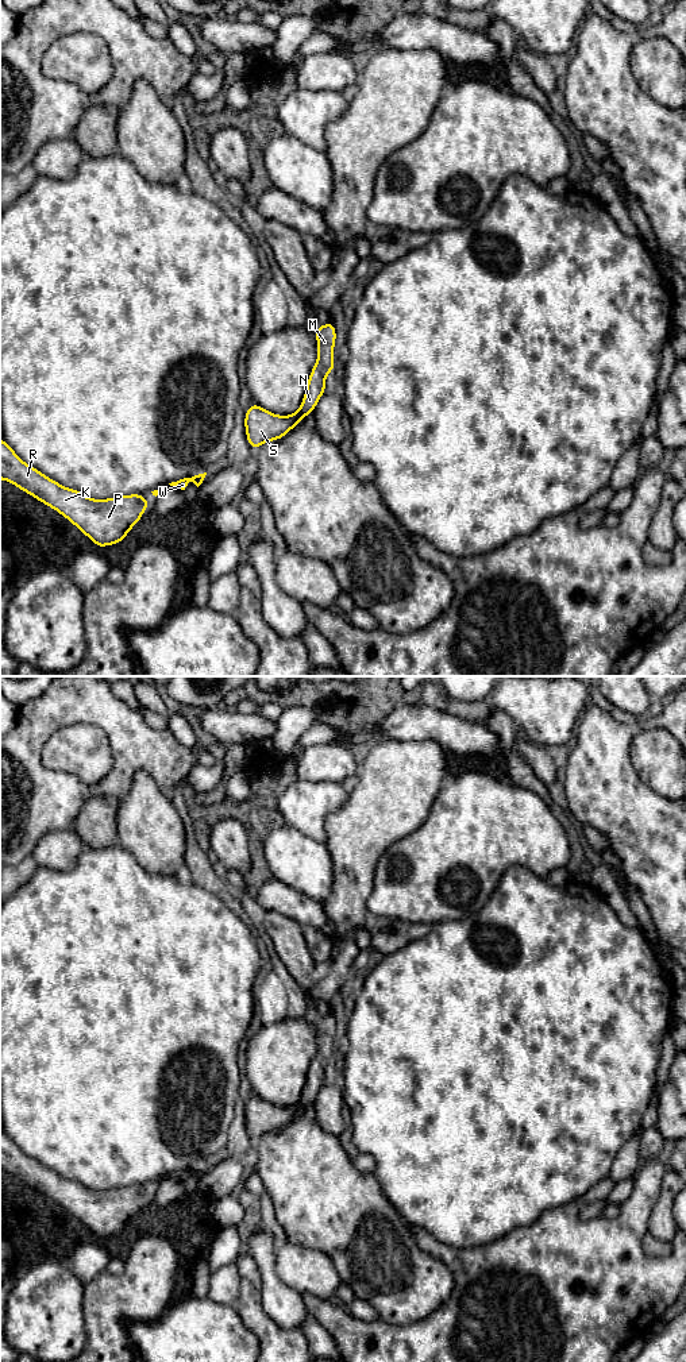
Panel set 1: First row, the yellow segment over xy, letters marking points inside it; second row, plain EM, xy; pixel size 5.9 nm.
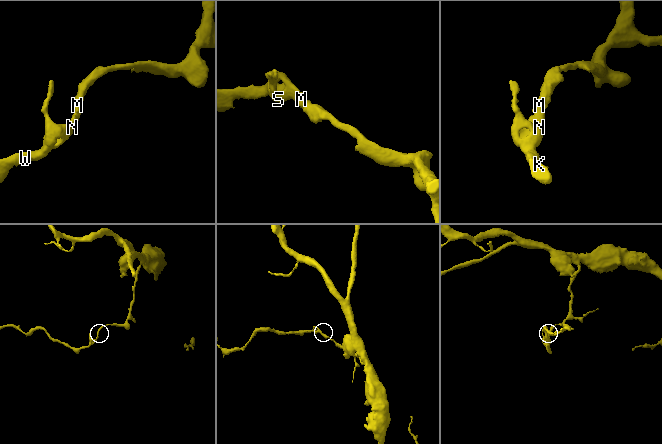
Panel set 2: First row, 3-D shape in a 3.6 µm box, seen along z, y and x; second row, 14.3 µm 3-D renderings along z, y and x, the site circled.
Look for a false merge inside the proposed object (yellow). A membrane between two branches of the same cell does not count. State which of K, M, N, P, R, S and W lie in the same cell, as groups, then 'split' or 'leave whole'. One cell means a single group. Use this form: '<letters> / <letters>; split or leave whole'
K M N P R S W; leave whole

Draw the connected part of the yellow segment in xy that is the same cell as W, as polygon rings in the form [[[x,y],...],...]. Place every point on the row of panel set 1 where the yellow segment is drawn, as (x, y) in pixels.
[[[207,472],[204,474],[199,474],[199,475],[194,475],[192,478],[184,478],[184,479],[180,479],[177,482],[172,482],[169,483],[170,486],[173,487],[178,487],[181,490],[185,490],[185,487],[193,482],[197,487],[203,483],[204,478],[205,478]]]

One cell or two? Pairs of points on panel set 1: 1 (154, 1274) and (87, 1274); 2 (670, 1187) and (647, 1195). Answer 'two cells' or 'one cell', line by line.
1: two cells
2: two cells

